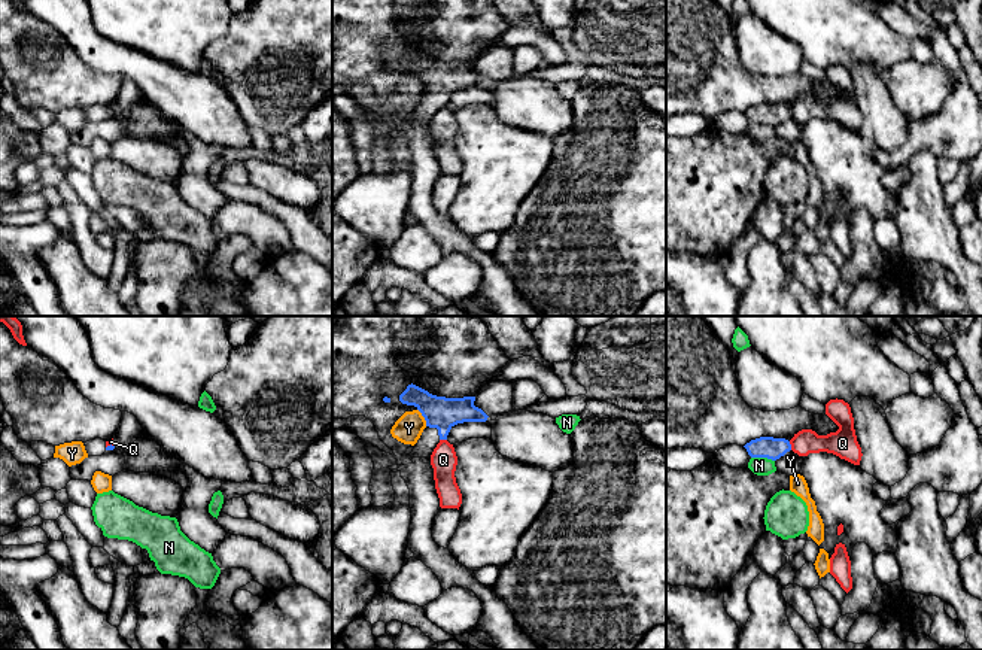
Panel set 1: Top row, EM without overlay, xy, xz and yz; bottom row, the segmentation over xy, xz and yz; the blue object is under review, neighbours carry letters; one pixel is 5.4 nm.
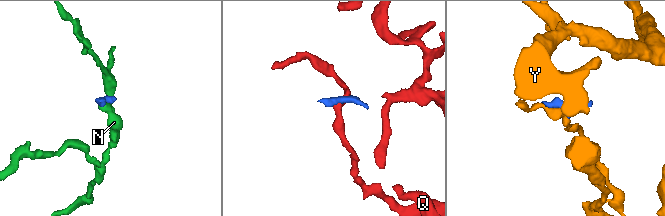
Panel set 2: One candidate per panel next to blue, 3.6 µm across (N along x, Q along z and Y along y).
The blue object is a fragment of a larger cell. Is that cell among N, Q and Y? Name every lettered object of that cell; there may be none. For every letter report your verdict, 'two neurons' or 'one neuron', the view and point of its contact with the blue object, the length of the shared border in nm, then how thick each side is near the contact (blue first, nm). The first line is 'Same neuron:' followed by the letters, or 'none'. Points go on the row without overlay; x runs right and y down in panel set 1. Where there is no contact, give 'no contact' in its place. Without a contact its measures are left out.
Same neuron: none
N: two neurons | yz (763, 122) | 130 nm | 120/100 nm
Q: two neurons | yz (790, 112) | 50 nm | 120/140 nm
Y: two neurons | xz (423, 82) | 110 nm | 170/150 nm

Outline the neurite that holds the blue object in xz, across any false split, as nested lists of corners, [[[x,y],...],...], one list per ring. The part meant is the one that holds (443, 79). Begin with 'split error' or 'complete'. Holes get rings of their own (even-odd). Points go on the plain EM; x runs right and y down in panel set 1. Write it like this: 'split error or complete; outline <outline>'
split error; outline [[[408,51],[399,67],[414,72],[426,86],[420,104],[414,110],[411,124],[428,124],[441,106],[447,106],[450,95],[463,88],[486,88],[487,81],[474,72],[475,63],[446,64]]]

